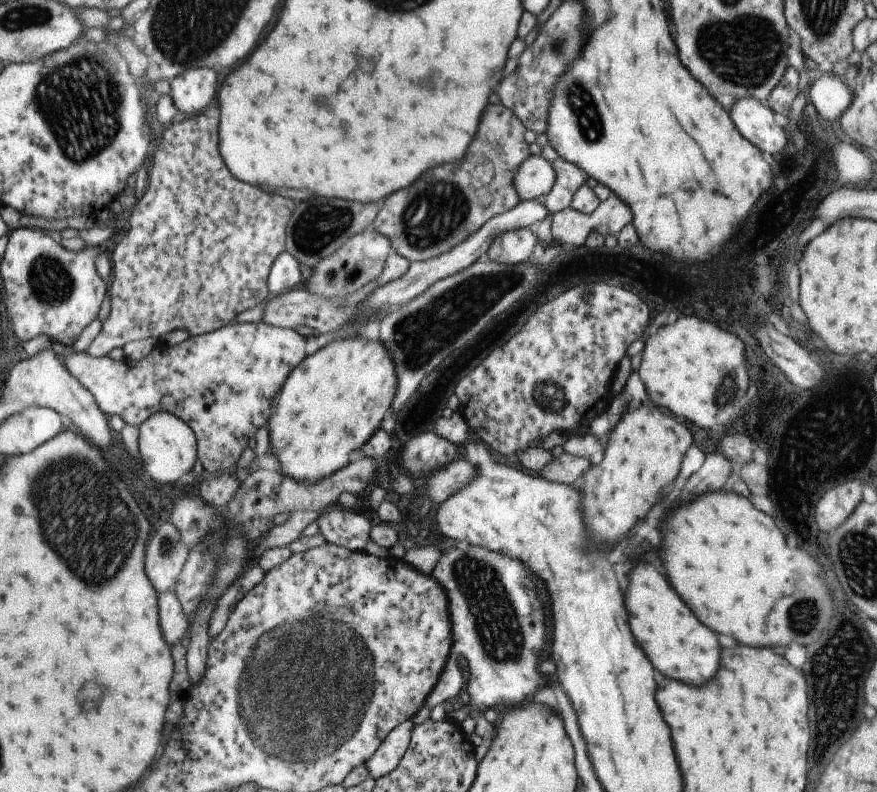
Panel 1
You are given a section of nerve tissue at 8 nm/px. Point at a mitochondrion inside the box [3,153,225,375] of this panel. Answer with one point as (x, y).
(49, 280)

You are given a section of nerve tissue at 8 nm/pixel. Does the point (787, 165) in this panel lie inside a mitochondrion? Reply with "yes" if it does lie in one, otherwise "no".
no

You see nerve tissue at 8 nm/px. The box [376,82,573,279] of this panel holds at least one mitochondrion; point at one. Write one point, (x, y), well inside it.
(432, 217)

